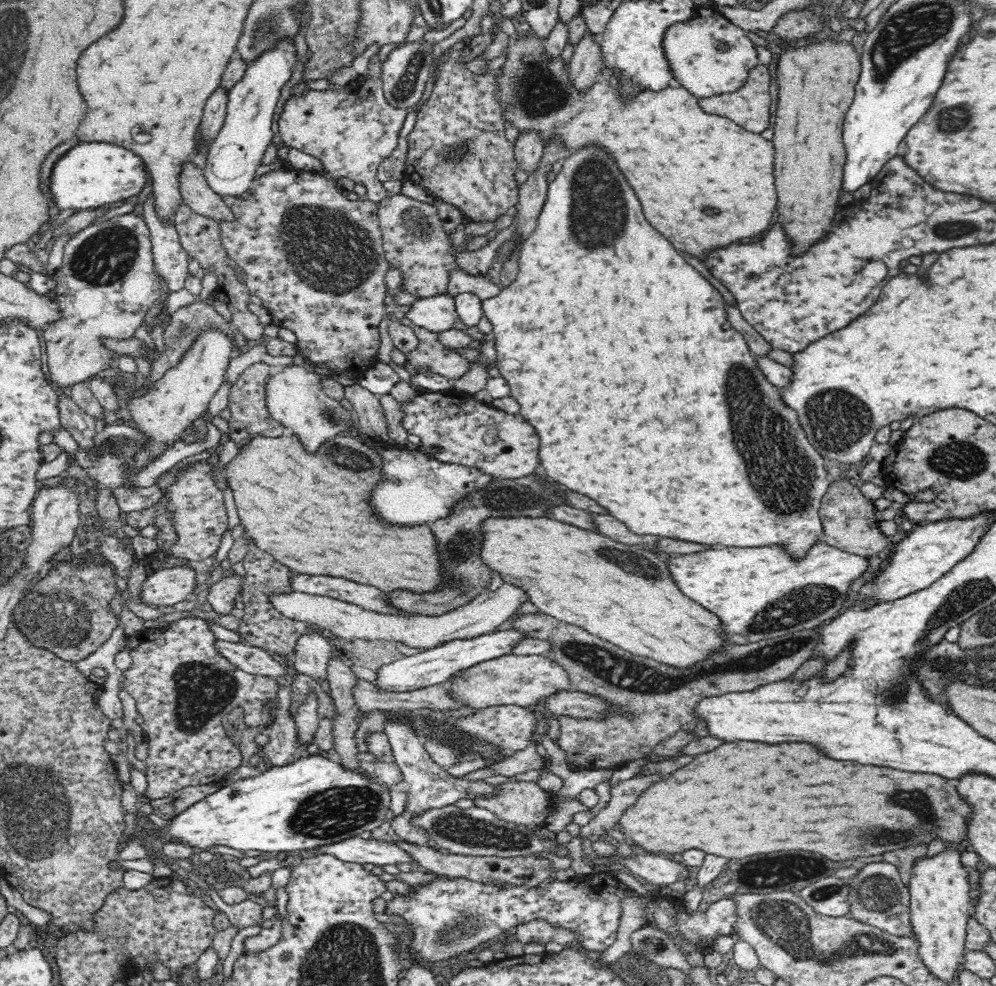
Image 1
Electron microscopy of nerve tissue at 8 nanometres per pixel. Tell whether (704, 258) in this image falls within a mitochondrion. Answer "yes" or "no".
no

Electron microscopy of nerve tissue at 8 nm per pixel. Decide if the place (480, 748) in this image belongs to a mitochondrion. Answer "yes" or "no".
yes

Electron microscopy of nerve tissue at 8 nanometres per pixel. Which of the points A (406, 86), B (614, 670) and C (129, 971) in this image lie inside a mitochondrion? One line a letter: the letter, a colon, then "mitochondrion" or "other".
A: mitochondrion
B: mitochondrion
C: other

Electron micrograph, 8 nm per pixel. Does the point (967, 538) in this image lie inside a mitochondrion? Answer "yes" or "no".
no

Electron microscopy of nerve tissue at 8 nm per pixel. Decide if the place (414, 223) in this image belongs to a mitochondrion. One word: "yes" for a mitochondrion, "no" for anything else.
yes

